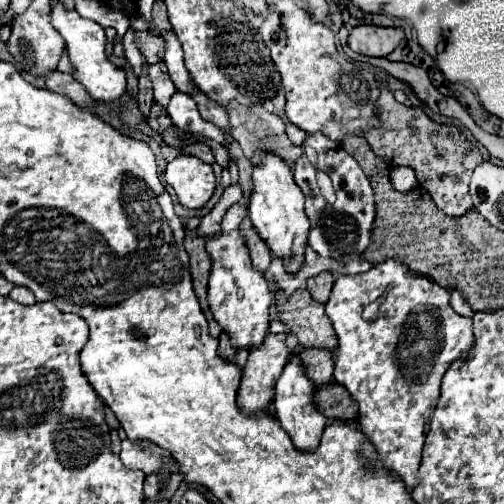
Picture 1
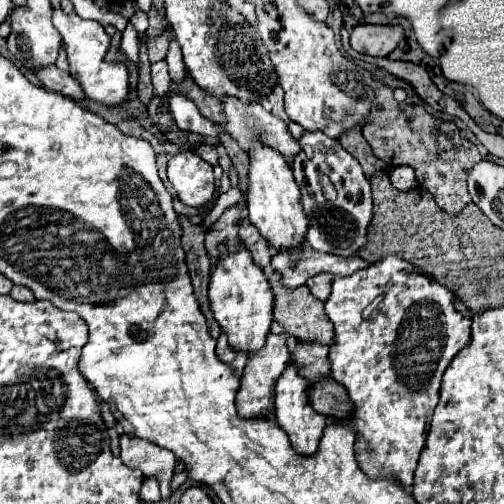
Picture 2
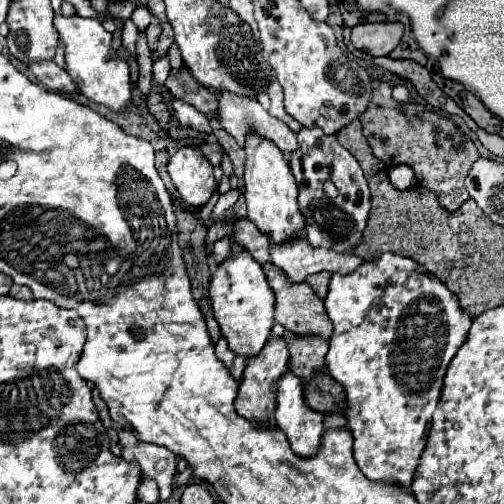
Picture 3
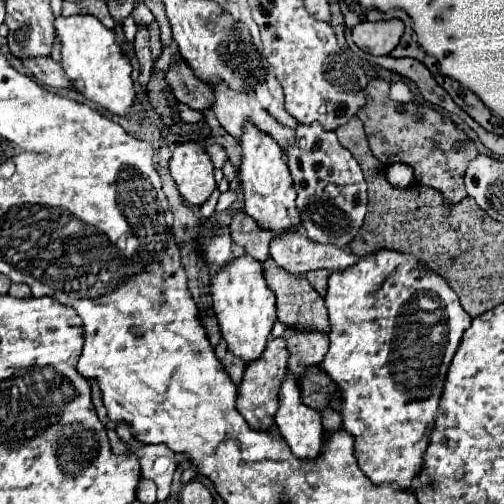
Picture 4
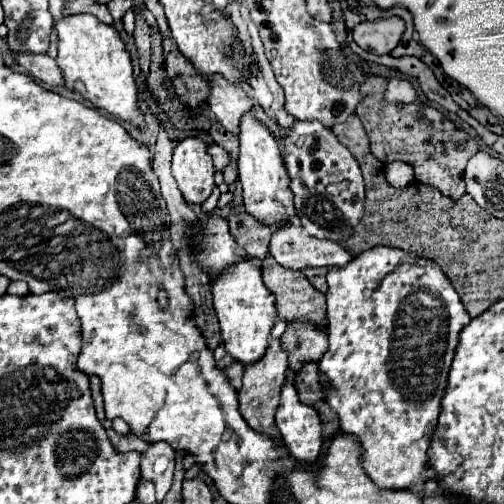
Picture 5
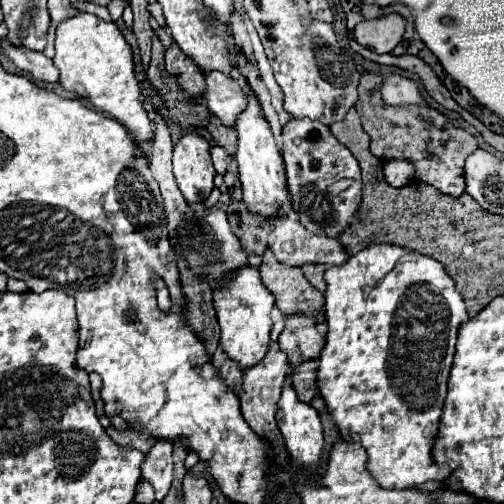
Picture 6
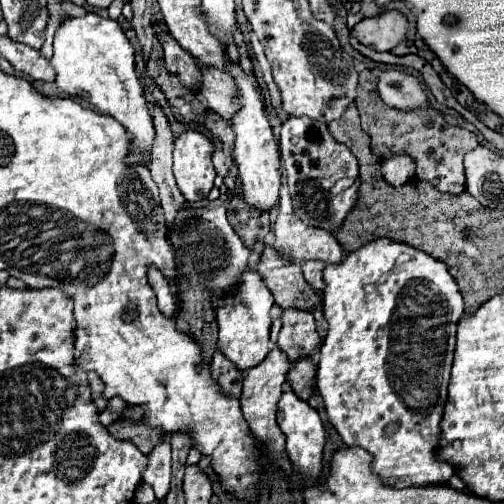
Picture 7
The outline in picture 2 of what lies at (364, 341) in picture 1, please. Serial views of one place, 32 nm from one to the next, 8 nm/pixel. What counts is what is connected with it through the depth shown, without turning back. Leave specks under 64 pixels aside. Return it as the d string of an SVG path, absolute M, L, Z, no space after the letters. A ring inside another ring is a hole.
M386 256L384 260L352 276L336 276L332 282L332 294L326 302L326 314L332 320L336 332L334 344L330 346L332 378L348 390L350 400L356 406L350 424L352 428L356 428L358 434L356 458L360 462L360 468L368 476L398 480L406 490L410 490L414 484L414 472L426 442L428 422L438 404L442 374L446 372L454 356L468 346L472 326L472 318L456 312L452 304L454 294L448 288L436 284L426 274L420 274L422 278L418 278L418 274L420 272L414 270L408 262L396 256ZM390 284L408 290L408 300L384 300L372 314L372 318L364 320L362 310L374 298L382 296L390 288Z

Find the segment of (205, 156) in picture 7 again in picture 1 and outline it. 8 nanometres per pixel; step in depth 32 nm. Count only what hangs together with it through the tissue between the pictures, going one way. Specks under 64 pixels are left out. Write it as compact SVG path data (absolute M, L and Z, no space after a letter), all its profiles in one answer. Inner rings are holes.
M180 154L166 166L166 182L174 188L178 204L198 210L210 200L216 176L210 164L188 154Z

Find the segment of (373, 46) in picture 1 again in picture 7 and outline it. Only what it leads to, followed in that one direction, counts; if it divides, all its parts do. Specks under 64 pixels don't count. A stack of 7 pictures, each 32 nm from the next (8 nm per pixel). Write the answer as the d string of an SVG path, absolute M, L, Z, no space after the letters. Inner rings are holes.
M392 10L374 18L366 18L354 26L354 36L360 44L376 52L390 52L406 36L408 20L404 14Z

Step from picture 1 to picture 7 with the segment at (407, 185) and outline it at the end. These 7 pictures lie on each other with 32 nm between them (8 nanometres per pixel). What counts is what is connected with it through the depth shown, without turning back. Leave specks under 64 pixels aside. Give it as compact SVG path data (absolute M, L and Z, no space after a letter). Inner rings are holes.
M407 154L393 155L381 161L384 180L391 186L402 186L414 178L414 160Z

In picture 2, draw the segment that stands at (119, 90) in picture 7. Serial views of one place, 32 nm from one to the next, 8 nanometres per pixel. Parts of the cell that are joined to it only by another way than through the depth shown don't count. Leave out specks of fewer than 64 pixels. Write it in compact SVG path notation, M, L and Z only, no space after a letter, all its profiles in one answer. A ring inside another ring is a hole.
M54 8L52 24L64 40L64 48L70 62L70 74L74 80L80 82L86 96L106 106L120 106L128 96L128 70L124 64L106 60L110 36L104 32L102 24L98 24L96 20L84 20L76 12L64 14L62 8Z

